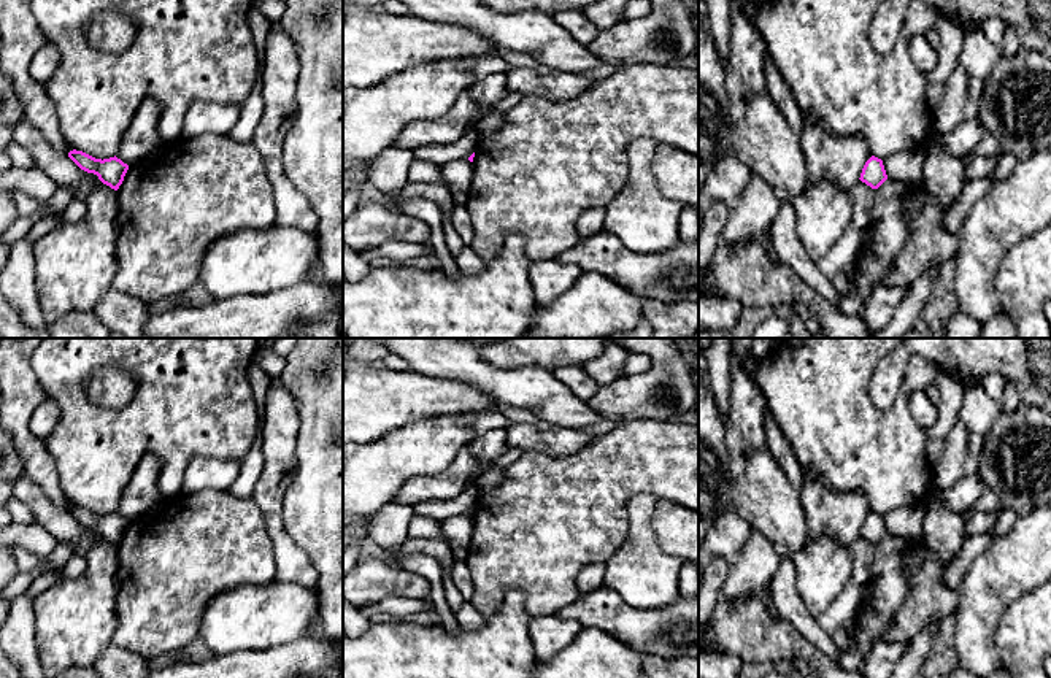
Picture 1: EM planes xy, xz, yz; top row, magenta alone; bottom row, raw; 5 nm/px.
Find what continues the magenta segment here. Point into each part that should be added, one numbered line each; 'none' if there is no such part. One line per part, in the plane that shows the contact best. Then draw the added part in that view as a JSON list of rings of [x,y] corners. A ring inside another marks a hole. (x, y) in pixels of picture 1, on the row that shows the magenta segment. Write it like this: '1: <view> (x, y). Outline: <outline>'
none

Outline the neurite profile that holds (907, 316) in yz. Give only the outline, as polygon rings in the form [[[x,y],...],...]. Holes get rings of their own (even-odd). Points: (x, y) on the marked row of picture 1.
[[[929,268],[908,286],[905,299],[897,306],[891,322],[875,333],[873,338],[900,338],[911,329],[922,326],[922,311],[932,297],[934,284],[940,268]]]

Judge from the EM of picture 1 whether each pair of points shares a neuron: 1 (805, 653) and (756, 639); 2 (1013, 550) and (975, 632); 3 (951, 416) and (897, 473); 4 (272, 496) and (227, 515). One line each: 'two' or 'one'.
1: one
2: one
3: two
4: two

